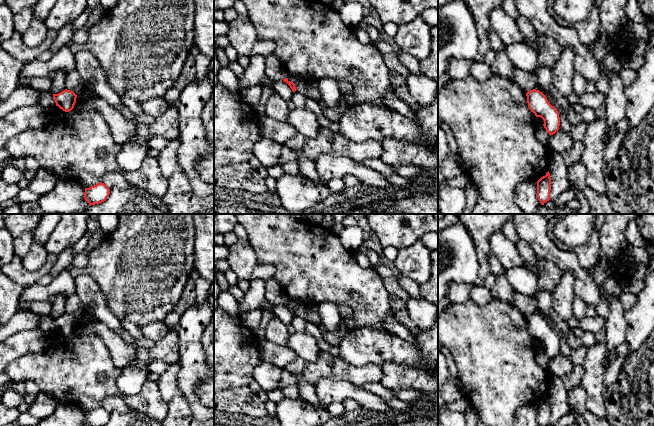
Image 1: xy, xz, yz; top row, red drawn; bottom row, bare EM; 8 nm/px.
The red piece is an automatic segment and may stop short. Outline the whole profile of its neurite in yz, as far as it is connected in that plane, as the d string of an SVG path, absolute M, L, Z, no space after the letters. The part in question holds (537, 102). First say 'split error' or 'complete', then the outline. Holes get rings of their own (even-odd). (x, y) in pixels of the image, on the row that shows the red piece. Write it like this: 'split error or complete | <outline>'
complete | M530 90L526 96L531 112L544 120L543 126L550 136L555 134L560 126L560 117L556 108L548 102L546 96L539 90Z

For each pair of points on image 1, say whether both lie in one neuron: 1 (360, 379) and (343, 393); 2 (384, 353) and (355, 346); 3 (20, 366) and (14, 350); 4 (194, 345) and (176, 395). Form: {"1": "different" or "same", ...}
{"1": "different", "2": "same", "3": "different", "4": "different"}

